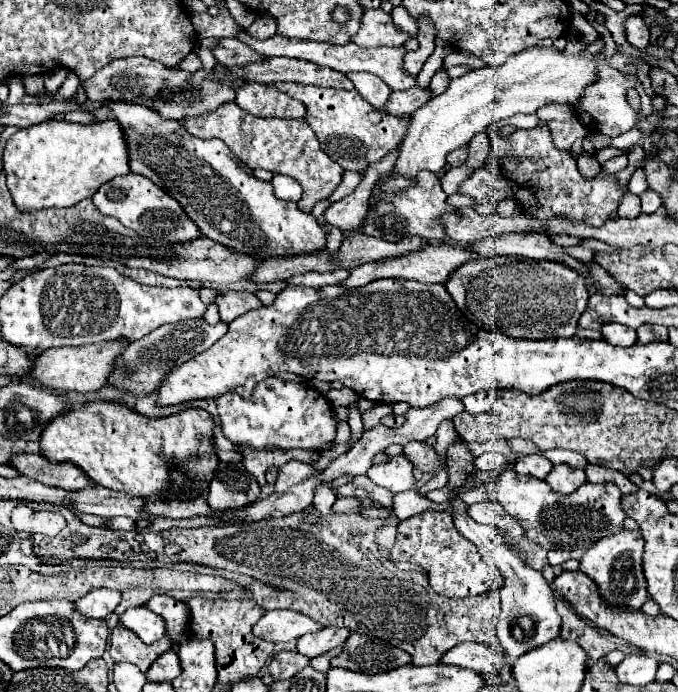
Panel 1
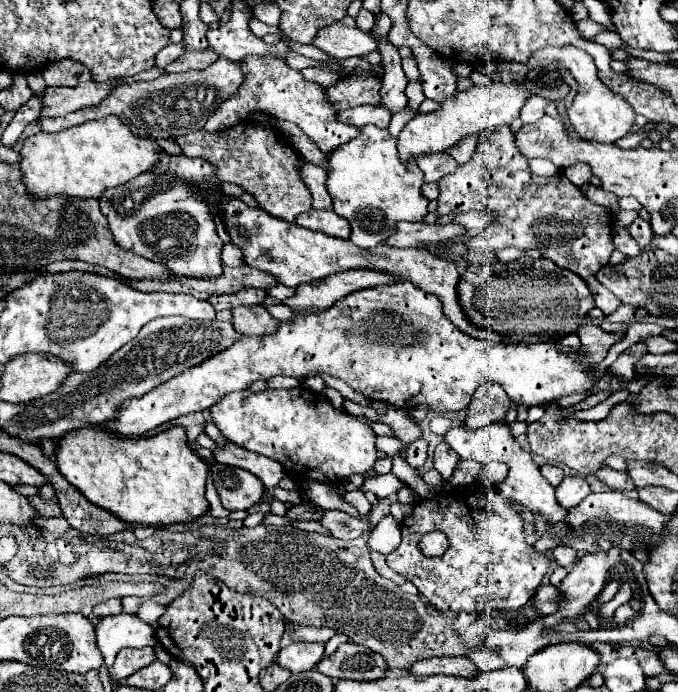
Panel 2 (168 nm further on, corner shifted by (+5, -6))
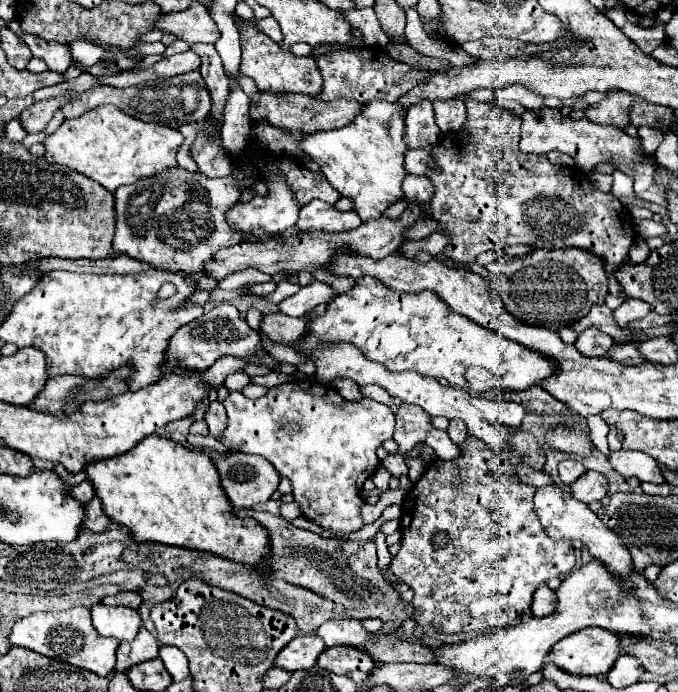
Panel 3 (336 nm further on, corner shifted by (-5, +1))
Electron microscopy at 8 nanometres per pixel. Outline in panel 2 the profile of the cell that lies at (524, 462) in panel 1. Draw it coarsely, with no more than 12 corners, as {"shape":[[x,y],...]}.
{"shape":[[555,464],[539,466],[543,478],[557,486],[563,470]]}

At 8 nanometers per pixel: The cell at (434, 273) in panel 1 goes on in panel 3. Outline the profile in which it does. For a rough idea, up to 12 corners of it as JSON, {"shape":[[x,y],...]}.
{"shape":[[313,281],[277,303],[281,313],[303,317],[319,303],[333,301],[329,285]]}

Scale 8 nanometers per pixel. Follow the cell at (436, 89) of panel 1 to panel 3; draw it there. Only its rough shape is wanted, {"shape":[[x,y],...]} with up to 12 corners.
{"shape":[[461,99],[433,103],[437,125],[457,133],[465,121]]}

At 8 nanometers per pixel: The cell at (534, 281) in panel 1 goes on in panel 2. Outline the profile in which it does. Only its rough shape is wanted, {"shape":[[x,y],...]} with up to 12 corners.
{"shape":[[545,258],[461,272],[473,326],[523,344],[573,334],[587,284]]}

